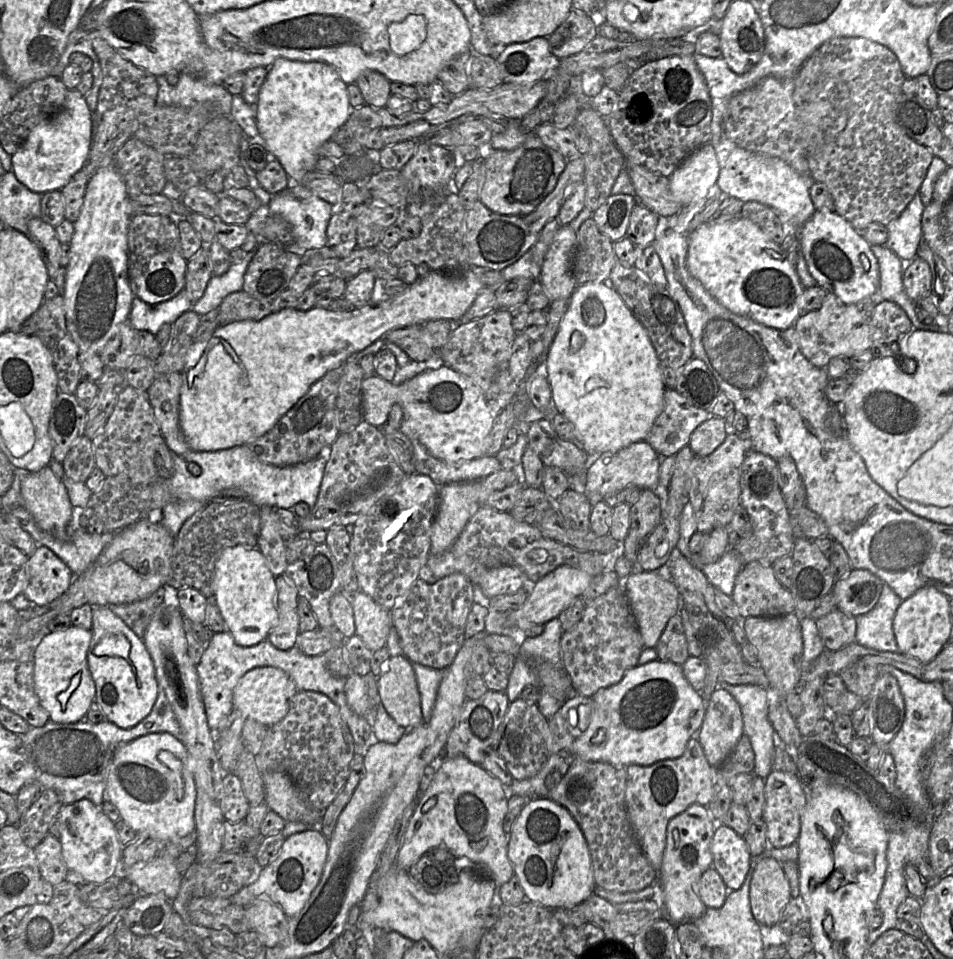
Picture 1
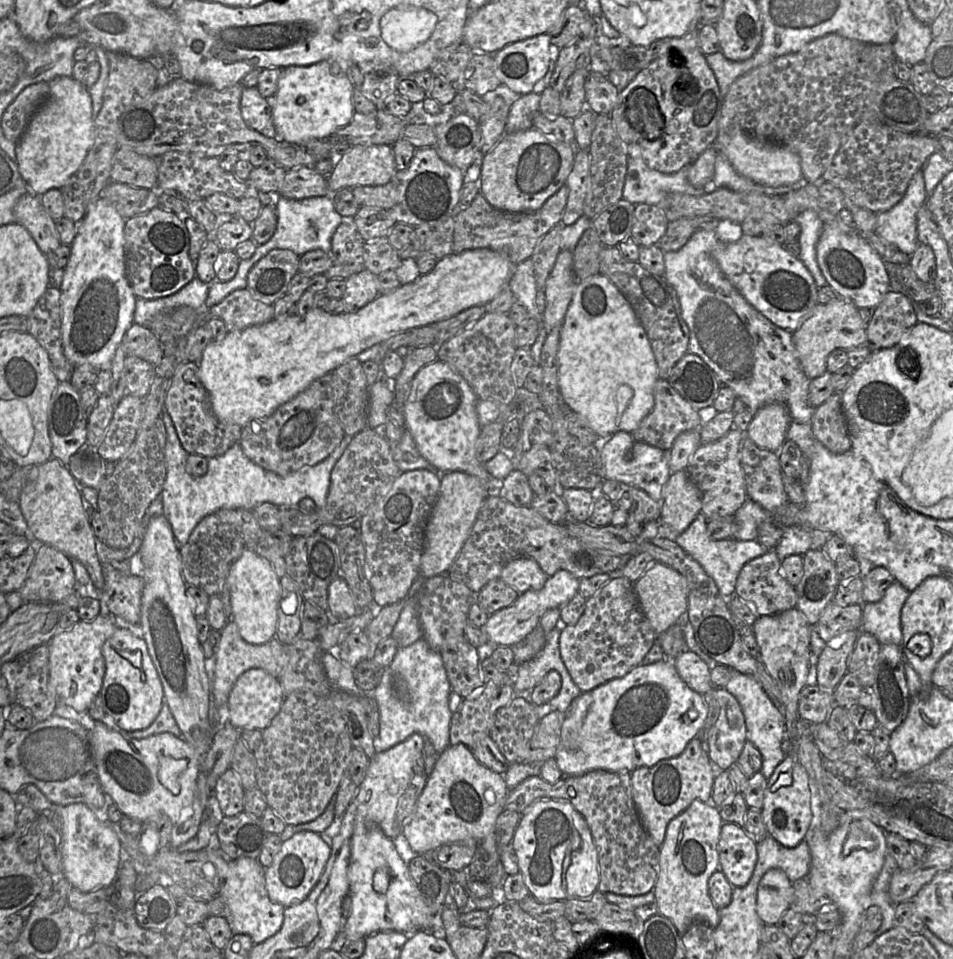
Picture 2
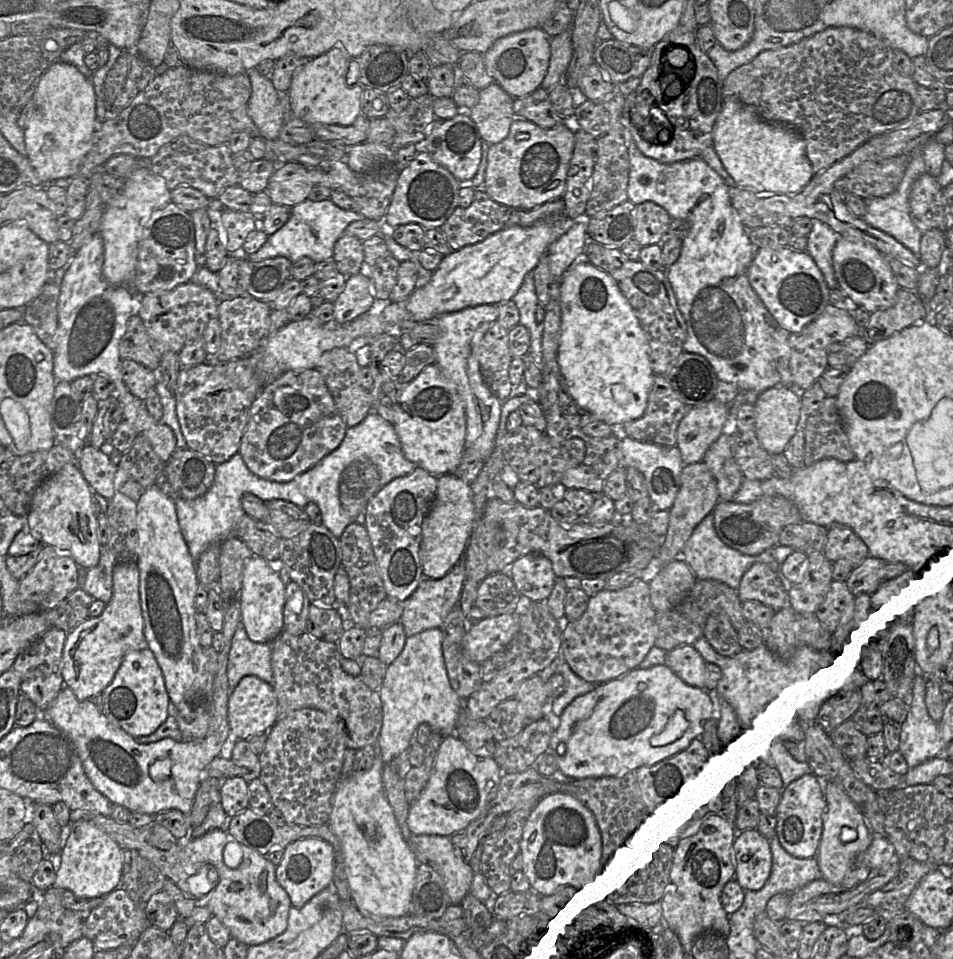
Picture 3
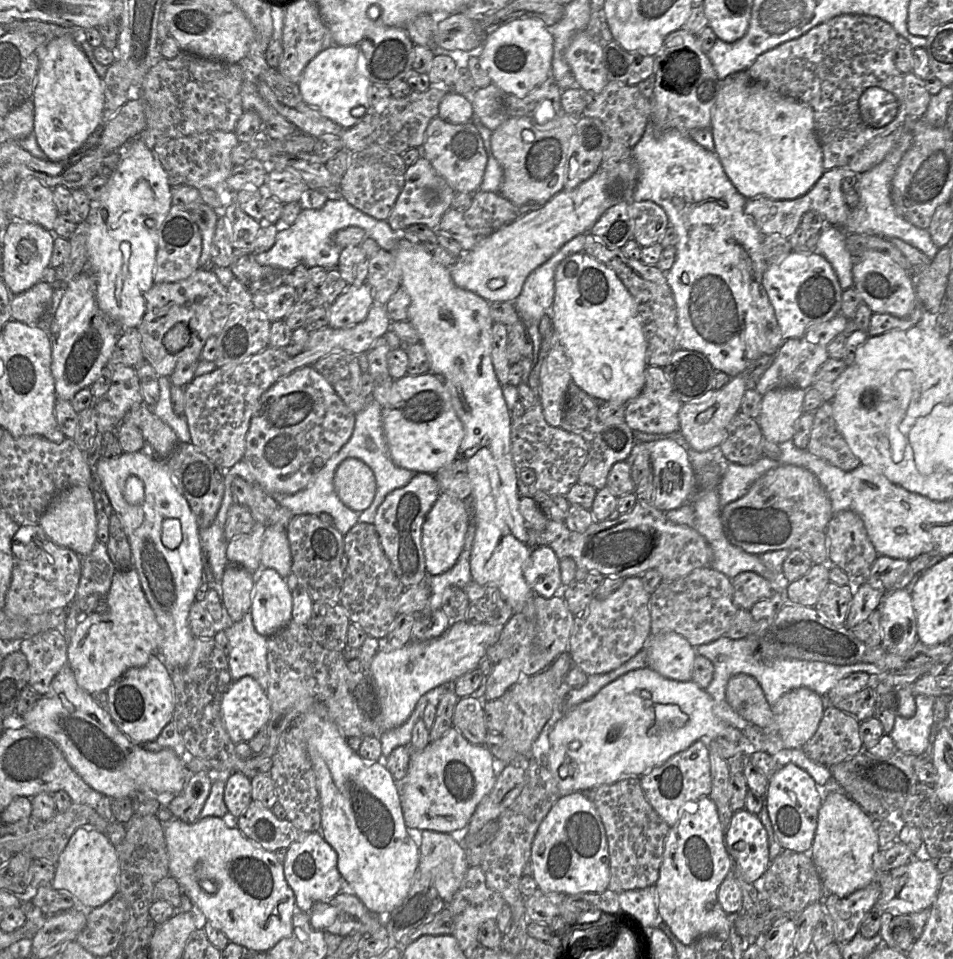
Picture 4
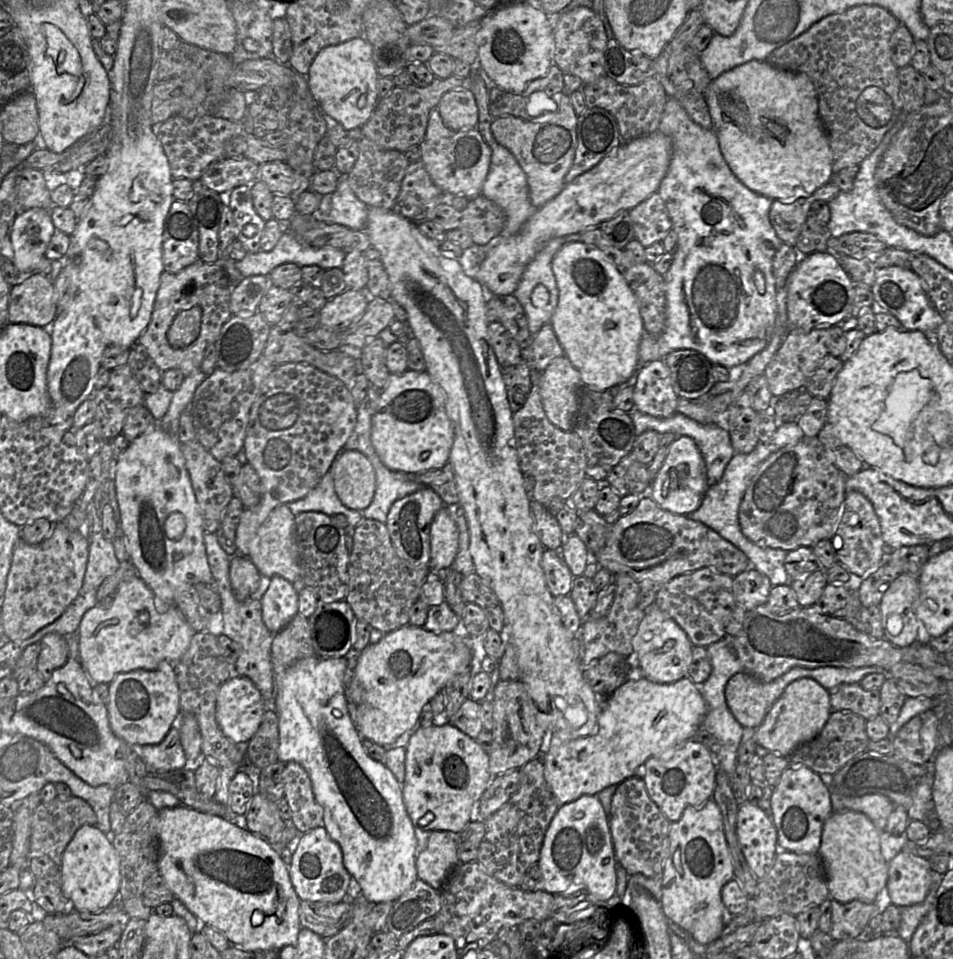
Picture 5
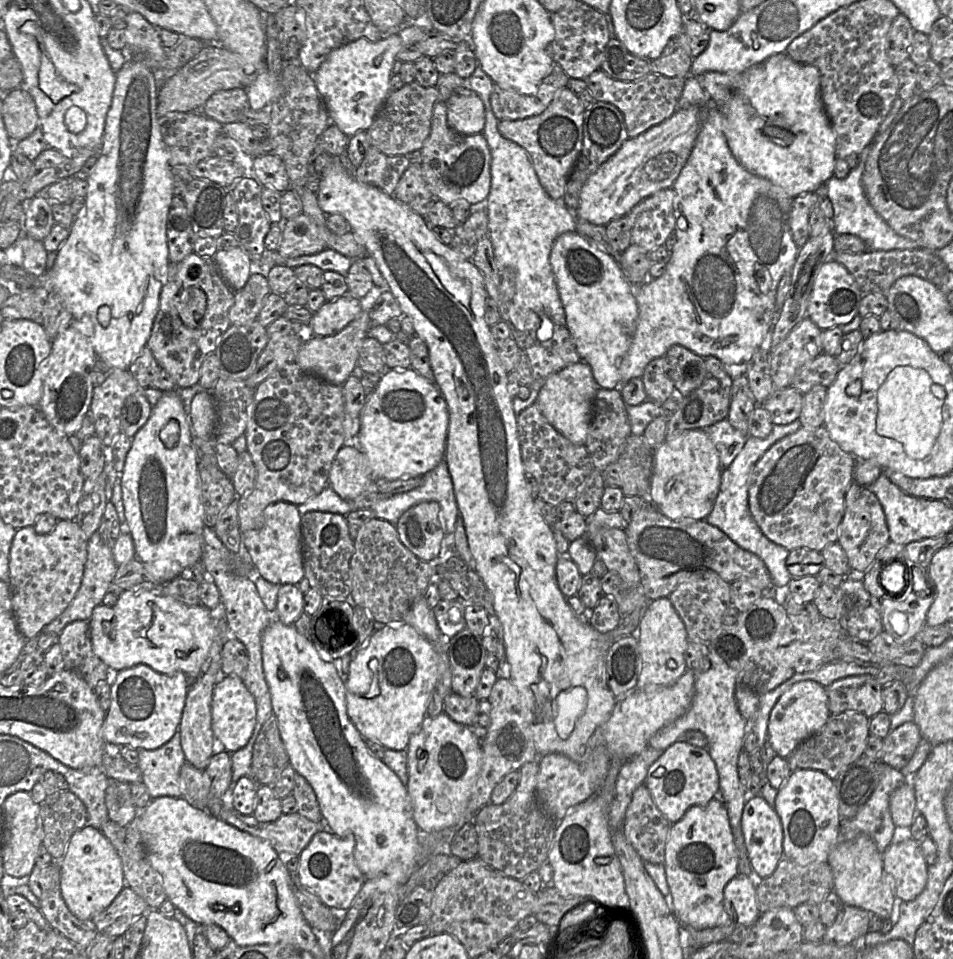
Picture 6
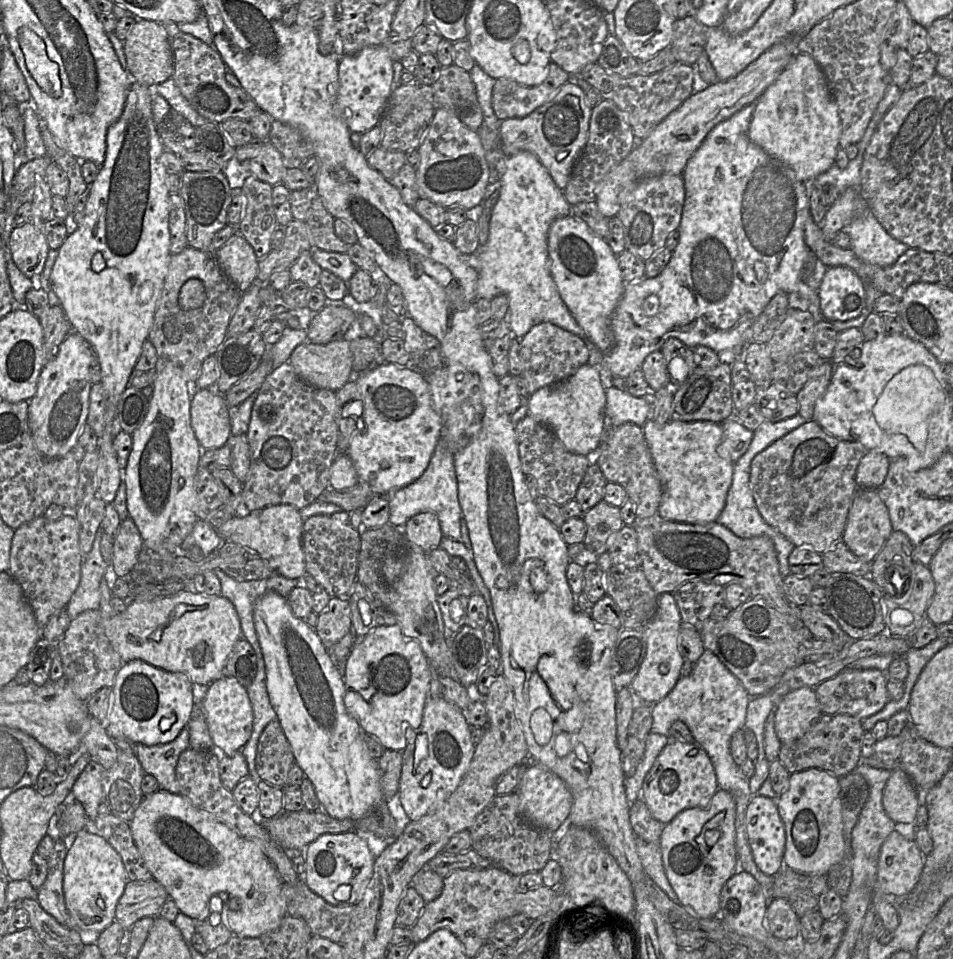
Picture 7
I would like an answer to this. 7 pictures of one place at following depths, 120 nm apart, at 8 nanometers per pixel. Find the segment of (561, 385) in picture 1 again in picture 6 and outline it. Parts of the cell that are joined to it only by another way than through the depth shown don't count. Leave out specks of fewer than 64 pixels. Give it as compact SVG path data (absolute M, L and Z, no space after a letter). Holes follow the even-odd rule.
M576 231L556 238L550 263L565 310L566 327L581 360L589 364L601 388L617 389L621 381L619 365L631 346L638 322L633 286L617 260Z

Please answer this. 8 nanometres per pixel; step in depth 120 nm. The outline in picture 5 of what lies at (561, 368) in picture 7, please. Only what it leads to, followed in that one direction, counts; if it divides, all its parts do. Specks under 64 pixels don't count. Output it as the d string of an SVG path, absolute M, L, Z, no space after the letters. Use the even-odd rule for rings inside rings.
M545 324L533 334L530 345L522 349L522 359L531 370L543 372L557 357L565 355L551 324Z

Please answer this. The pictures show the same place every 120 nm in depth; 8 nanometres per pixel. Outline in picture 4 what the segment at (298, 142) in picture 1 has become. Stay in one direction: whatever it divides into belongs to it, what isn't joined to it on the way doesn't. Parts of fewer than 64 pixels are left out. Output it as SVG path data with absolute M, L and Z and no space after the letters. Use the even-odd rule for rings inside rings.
M333 45L320 52L307 64L298 83L305 103L344 129L350 129L363 121L371 123L368 89L372 83L367 76L359 72L359 57L358 45ZM358 106L366 109L366 114L362 117L355 117L351 113L352 109Z

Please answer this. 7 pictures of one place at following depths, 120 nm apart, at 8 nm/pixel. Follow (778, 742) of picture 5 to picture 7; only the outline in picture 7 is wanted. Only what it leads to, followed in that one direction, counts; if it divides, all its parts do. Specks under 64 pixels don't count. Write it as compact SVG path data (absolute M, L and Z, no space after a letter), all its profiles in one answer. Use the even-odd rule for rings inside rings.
M801 687L785 694L774 715L775 731L782 744L801 737L822 715L814 688Z

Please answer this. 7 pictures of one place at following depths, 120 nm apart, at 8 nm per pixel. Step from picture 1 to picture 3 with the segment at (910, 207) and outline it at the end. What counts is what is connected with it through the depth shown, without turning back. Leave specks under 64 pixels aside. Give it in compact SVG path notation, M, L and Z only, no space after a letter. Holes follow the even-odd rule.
M921 148L910 155L910 161L904 177L897 189L886 197L870 198L865 200L866 214L862 217L870 226L879 229L902 243L906 248L919 257L920 242L923 233L914 225L910 215L910 193L915 181L926 172Z

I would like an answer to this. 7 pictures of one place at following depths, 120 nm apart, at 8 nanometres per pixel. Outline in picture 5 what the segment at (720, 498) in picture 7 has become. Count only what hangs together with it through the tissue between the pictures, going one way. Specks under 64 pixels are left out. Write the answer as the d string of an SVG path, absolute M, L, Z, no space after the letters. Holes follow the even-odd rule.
M678 436L670 445L648 495L660 508L674 514L687 515L700 507L709 487L705 462L697 444L688 436Z

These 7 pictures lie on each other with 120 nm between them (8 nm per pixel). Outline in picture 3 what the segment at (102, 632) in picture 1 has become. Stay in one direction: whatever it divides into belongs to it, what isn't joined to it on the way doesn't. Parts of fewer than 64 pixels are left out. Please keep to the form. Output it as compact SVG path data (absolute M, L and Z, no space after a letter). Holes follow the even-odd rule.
M150 648L126 653L111 683L102 692L105 715L132 737L149 736L169 716L169 695L162 670Z

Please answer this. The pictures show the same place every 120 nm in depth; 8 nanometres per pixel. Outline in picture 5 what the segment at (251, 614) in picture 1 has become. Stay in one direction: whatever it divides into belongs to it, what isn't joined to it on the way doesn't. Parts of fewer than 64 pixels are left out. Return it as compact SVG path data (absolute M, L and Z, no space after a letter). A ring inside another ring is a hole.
M273 576L268 579L268 587L260 601L263 622L272 633L279 632L298 614L298 592L292 583L280 576Z

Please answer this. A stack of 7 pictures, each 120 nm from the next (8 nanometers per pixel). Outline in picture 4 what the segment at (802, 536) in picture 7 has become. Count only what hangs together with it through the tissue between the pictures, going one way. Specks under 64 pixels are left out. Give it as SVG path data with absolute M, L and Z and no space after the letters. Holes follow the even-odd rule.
M780 465L757 479L741 498L721 508L721 523L729 542L750 554L761 555L781 549L792 549L794 543L808 530L826 531L834 513L831 501L817 477L809 470L795 465Z

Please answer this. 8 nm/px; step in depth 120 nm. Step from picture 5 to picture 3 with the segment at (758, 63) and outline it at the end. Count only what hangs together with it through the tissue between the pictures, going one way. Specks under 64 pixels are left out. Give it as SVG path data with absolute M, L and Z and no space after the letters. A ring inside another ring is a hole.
M735 96L723 98L713 131L713 148L732 184L762 197L797 194L814 176L804 138L788 126L764 120L754 108Z

